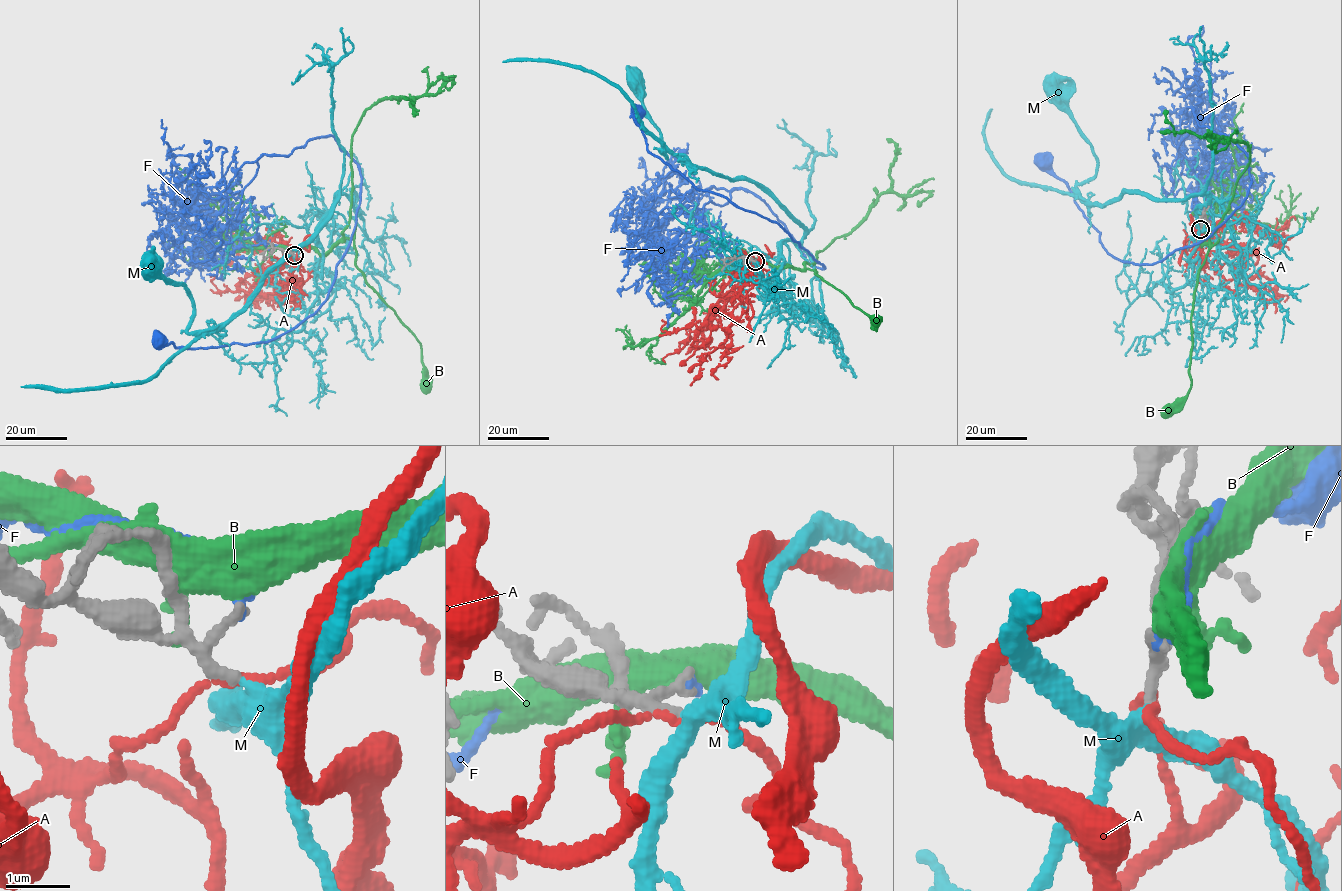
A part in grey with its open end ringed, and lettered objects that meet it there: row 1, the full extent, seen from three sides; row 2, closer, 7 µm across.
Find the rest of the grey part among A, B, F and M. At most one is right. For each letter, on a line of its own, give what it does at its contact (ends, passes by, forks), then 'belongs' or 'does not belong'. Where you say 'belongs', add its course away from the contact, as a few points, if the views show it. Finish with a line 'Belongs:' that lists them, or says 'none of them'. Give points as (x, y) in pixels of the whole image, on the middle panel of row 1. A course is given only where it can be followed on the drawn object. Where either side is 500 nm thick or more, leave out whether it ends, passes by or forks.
A: it passes by; does not belong
B: it forks there; does not belong
F: it ends there; does not belong
M: it forks there; belongs; it runs (754, 261), (801, 243), (804, 226), (755, 183), (660, 153), (635, 79)
Belongs: M

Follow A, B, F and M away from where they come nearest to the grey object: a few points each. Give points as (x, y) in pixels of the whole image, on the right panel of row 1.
A: (1200, 228), (1196, 248), (1219, 262), (1224, 287), (1233, 278), (1284, 302)
B: (1201, 225), (1206, 235), (1201, 246), (1209, 244), (1210, 249), (1194, 292), (1190, 329), (1190, 388), (1166, 411)
F: (1201, 226), (1210, 177), (1178, 150), (1194, 109), (1251, 180), (1161, 260), (1113, 257), (1043, 160)
M: (1200, 229), (1205, 194), (1081, 197), (1096, 158), (1053, 91)

